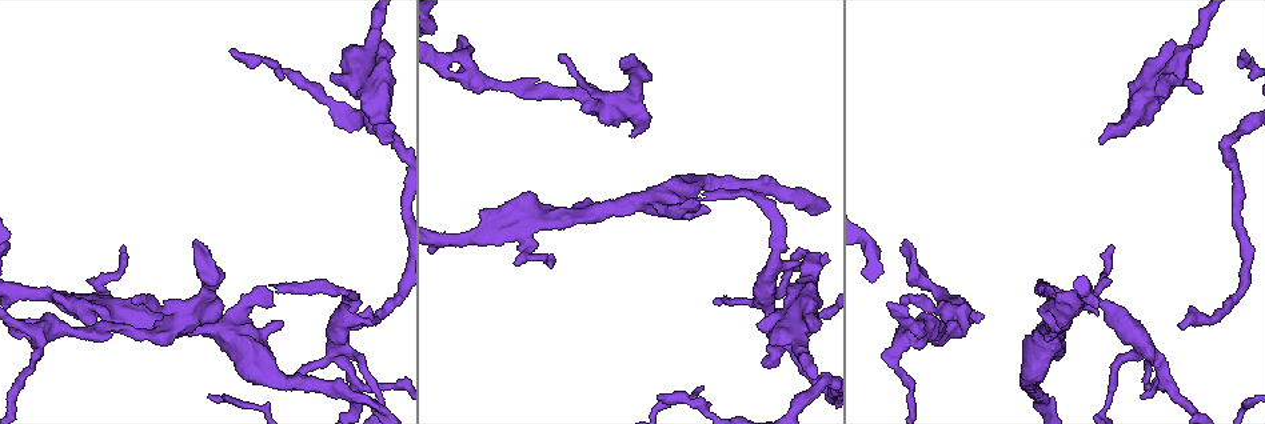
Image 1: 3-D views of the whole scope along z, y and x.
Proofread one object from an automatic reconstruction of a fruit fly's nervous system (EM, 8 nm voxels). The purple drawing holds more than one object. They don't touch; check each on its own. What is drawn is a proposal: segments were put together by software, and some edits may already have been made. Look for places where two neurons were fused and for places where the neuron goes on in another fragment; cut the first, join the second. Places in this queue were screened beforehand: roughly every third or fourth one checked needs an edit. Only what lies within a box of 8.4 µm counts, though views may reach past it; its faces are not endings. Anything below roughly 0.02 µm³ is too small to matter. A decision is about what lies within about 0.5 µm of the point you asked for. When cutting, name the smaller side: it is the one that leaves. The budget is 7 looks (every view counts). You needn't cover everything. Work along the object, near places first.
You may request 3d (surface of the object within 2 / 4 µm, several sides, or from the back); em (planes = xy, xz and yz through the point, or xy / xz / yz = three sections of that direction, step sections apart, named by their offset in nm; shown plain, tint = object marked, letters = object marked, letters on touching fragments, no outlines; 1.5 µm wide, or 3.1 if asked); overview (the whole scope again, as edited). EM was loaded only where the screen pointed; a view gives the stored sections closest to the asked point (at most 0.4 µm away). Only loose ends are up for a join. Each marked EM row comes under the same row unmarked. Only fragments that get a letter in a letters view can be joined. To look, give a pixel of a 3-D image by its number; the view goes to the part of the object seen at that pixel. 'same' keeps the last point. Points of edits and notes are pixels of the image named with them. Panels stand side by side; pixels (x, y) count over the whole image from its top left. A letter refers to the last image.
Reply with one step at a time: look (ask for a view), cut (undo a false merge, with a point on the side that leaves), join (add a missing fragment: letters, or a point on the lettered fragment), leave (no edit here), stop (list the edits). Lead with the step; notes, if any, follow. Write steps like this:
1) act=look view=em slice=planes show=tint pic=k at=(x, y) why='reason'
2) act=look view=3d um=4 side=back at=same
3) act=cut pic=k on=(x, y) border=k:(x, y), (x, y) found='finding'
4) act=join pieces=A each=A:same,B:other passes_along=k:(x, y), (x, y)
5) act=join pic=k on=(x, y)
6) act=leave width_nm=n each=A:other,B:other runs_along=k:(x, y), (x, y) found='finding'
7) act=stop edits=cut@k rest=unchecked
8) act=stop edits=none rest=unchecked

act=look view=3d um=4 pic=1 at=(209, 316) why='an open end'

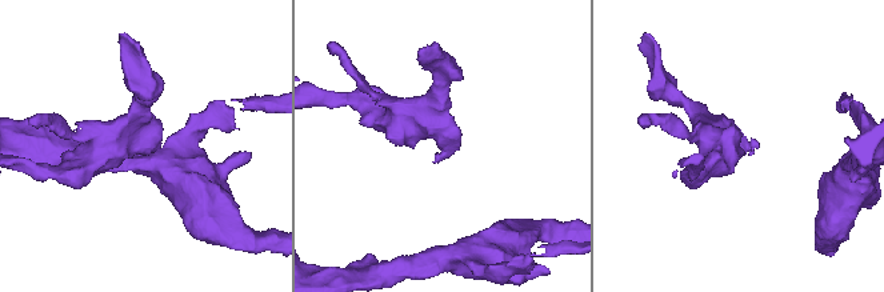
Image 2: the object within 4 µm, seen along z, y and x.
act=look view=em slice=xz step=4 show=tint pic=2 at=(432, 162)

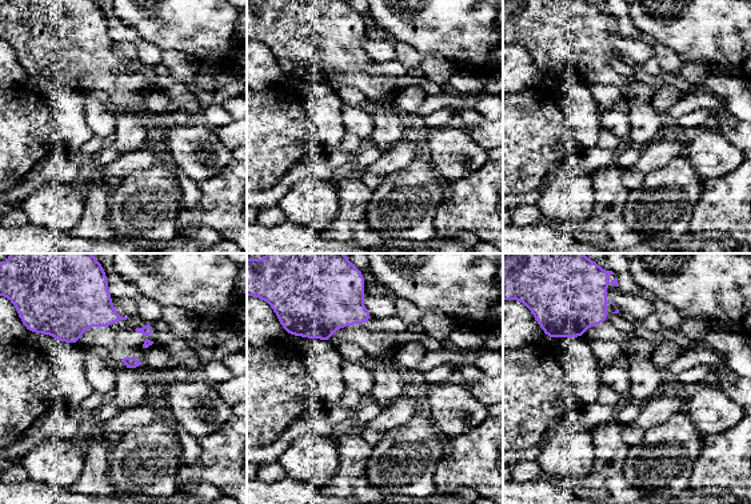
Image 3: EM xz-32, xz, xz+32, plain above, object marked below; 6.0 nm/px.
act=look view=em slice=planes show=letters at=same why='another direction'

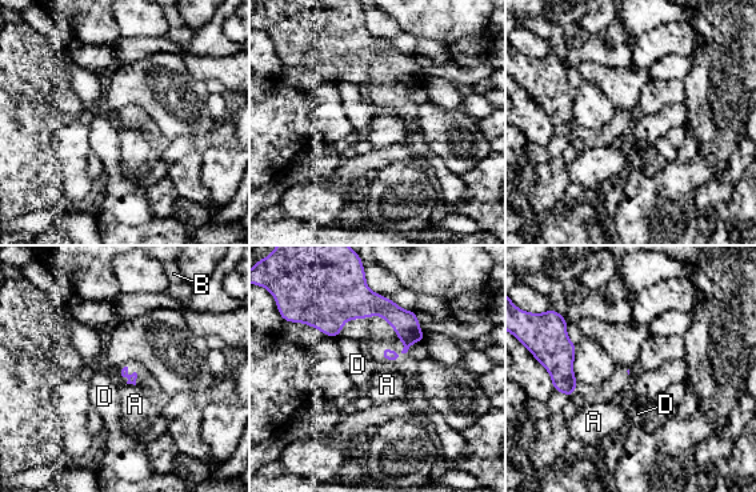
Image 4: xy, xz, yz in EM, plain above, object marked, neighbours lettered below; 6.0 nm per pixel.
act=leave each=A:other,B:other,D:other runs_along=4:(315, 322), (384, 307), (422, 336) found='no lettered fragment goes on from it'

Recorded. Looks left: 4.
act=look view=em slice=xy step=4 show=tint pic=1 at=(1182, 328) why='end of a long branch'

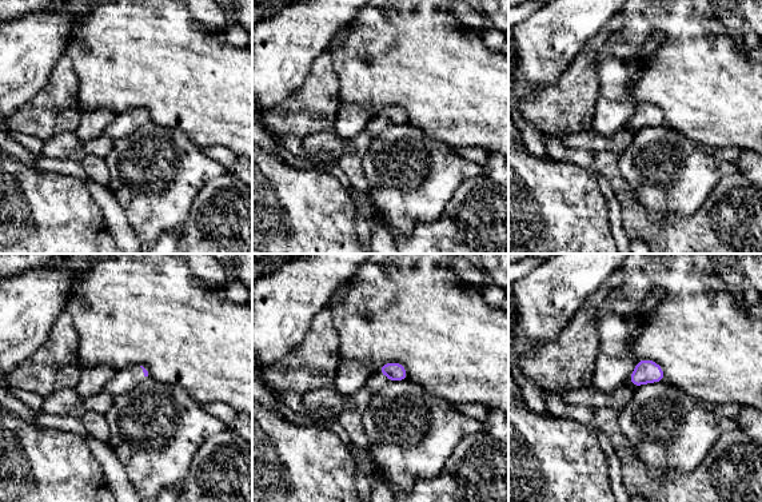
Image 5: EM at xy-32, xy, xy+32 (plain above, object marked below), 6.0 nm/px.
act=look view=em slice=planes show=letters at=same

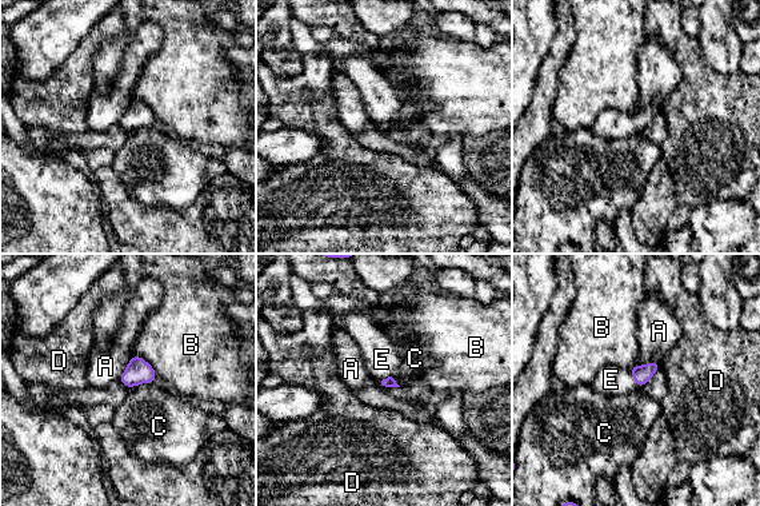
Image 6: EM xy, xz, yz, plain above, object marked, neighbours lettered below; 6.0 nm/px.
act=join pieces=E each=A:other,B:other,C:other,D:other,E:same found='it goes on there'

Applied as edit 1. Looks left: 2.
act=stop edits=join@6 rest=unchecked

